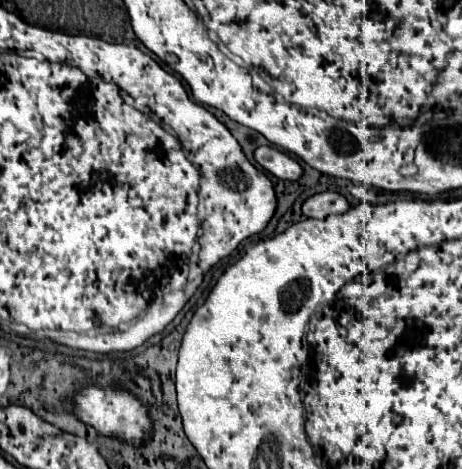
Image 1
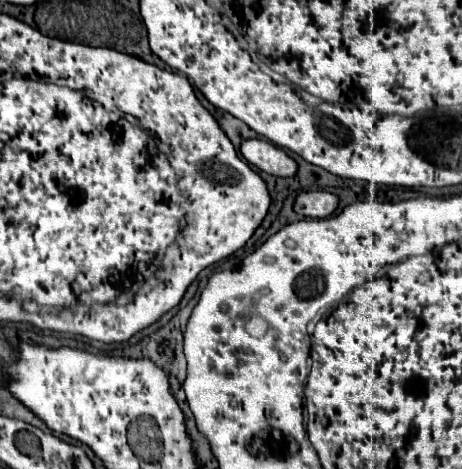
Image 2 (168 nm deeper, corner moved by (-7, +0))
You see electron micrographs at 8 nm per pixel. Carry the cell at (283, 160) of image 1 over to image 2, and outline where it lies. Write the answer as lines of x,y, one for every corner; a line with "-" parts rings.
260,138
244,140
240,152
246,162
272,176
294,176
298,170
296,162
282,148
274,146
268,140
260,140

